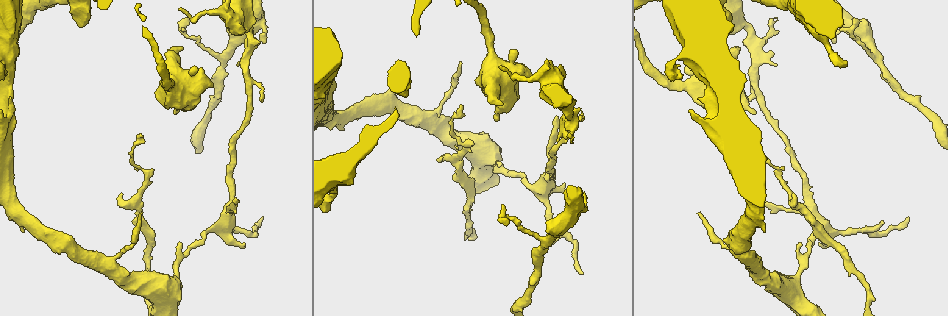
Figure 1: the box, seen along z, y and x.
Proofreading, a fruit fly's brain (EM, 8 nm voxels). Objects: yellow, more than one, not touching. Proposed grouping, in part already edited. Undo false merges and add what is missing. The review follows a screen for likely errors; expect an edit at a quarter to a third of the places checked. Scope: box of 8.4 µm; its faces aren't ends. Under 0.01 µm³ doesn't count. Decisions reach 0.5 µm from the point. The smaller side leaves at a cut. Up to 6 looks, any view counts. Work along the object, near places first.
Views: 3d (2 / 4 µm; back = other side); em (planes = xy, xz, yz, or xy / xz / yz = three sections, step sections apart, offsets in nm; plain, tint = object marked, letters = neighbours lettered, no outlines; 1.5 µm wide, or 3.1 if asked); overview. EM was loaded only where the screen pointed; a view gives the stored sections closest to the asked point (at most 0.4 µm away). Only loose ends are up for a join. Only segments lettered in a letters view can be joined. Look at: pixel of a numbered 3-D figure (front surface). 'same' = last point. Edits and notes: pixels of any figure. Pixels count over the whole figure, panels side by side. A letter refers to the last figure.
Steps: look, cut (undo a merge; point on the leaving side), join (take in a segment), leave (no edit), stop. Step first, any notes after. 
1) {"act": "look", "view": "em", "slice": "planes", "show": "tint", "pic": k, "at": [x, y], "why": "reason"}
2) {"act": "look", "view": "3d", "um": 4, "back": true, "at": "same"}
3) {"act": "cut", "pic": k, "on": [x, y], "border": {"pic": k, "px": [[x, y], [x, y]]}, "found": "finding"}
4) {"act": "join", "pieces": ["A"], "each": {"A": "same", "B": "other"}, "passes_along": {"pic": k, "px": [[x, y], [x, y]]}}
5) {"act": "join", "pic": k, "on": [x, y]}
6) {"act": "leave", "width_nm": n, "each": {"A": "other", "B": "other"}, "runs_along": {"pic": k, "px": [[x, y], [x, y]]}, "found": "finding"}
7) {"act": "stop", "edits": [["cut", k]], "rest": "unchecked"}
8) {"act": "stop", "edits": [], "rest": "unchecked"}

{"act": "look", "view": "em", "slice": "xy", "step": 4, "show": "tint", "pic": 1, "at": [560, 65], "why": "thick end"}

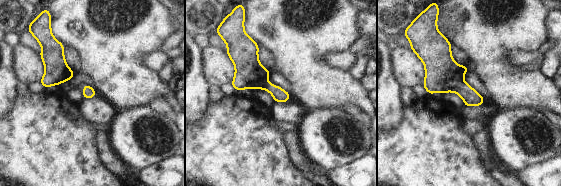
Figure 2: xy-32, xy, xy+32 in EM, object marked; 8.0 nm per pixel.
{"act": "look", "view": "em", "slice": "planes", "show": "letters", "at": "same"}

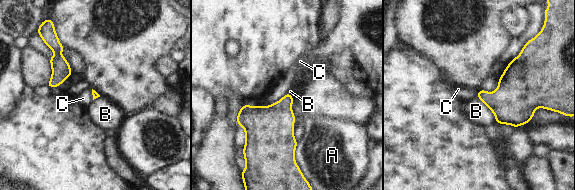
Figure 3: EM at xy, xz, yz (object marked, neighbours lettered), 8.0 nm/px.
{"act": "leave", "each": {"A": "other", "B": "other", "C": "other"}, "border": {"pic": 3, "px": [[287, 92], [278, 101], [262, 106]]}, "found": "no lettered segment goes on from it"}

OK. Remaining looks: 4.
{"act": "look", "view": "3d", "um": 2, "pic": 1, "at": [497, 120], "why": "an open end"}

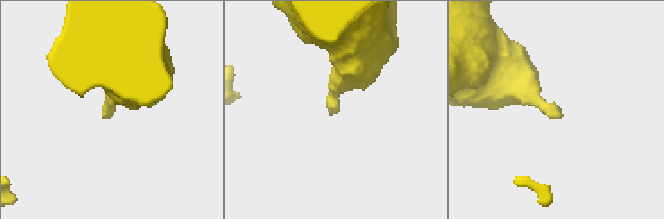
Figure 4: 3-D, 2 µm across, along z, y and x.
{"act": "look", "view": "em", "slice": "planes", "show": "letters", "pic": 4, "at": [558, 111], "why": "now the EM"}

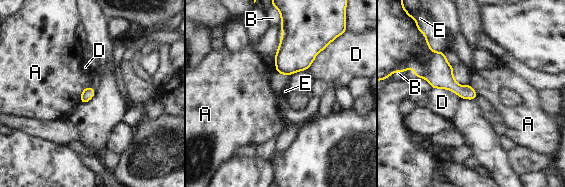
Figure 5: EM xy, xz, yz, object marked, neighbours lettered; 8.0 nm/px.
{"act": "leave", "each": {"A": "other", "B": "other", "D": "other", "E": "other"}, "border": {"pic": 5, "px": [[90, 86], [82, 91], [80, 102]]}, "found": "no lettered segment goes on from it"}

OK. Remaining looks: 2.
{"act": "look", "view": "em", "slice": "yz", "step": 4, "show": "tint", "pic": 1, "at": [111, 264], "why": "side arm on a straight run"}

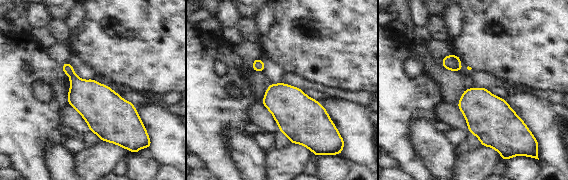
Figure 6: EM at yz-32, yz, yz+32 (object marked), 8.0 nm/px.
{"act": "look", "view": "em", "slice": "yz", "step": 4, "show": "letters", "at": "same", "why": "what lies round it"}

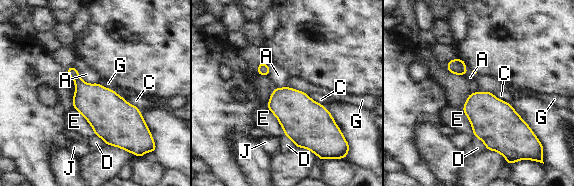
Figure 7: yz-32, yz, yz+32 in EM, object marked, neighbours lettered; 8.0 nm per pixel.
{"act": "leave", "width_nm": 110, "each": {"A": "other", "C": "other", "D": "other", "E": "other", "G": "other", "J": "other"}, "border": {"pic": 7, "px": [[73, 65], [86, 83], [98, 83]]}, "found": "continuous, no second neuron"}

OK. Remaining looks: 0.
{"act": "stop", "edits": [], "rest": "unchecked"}

